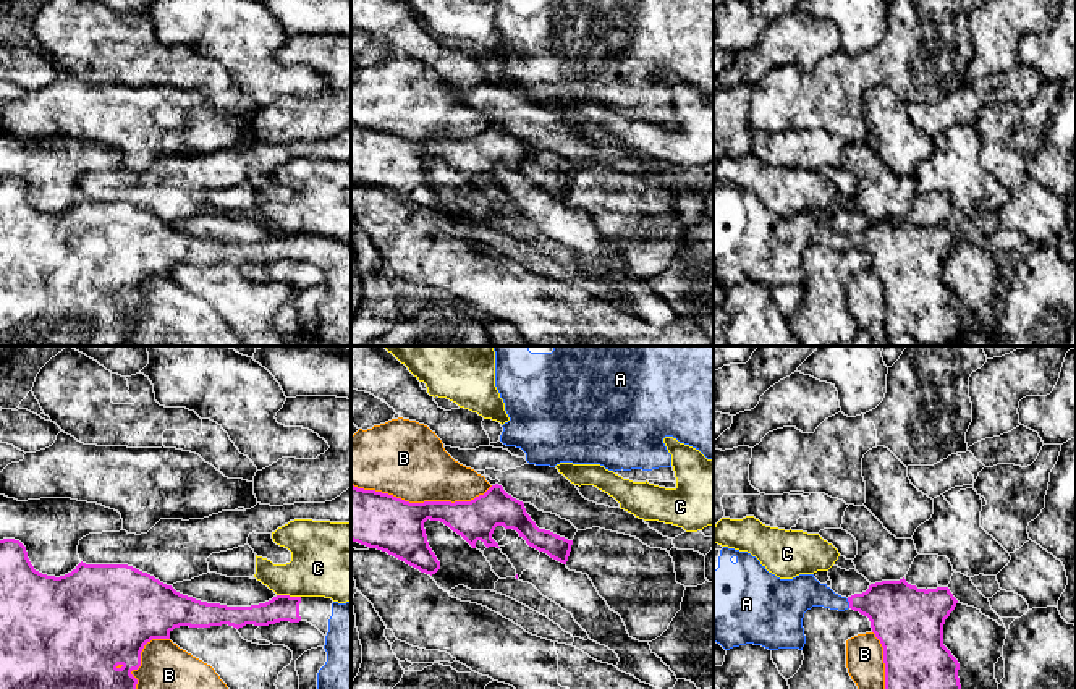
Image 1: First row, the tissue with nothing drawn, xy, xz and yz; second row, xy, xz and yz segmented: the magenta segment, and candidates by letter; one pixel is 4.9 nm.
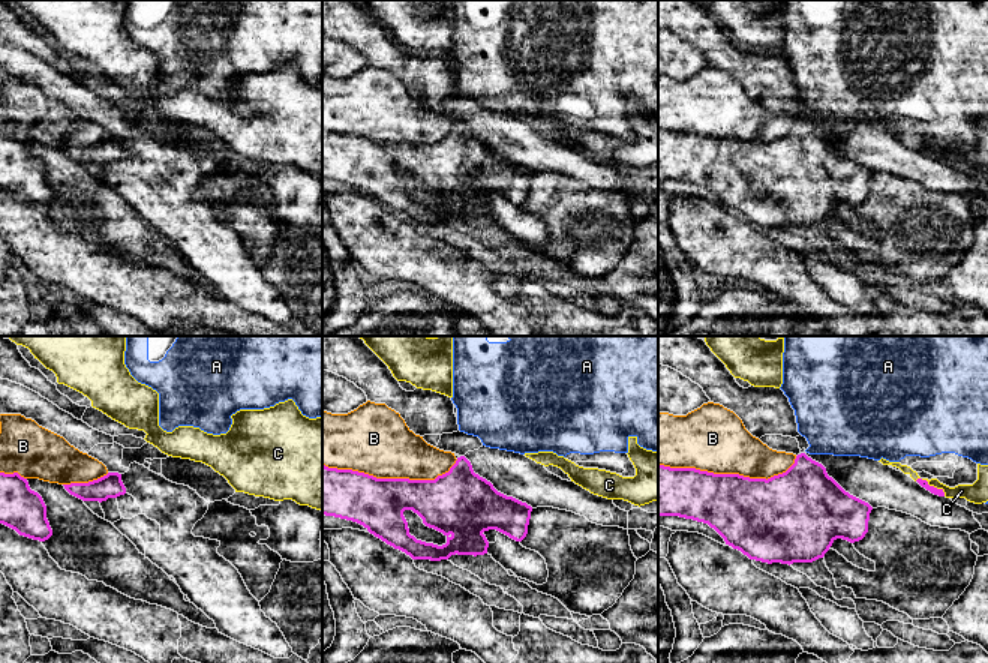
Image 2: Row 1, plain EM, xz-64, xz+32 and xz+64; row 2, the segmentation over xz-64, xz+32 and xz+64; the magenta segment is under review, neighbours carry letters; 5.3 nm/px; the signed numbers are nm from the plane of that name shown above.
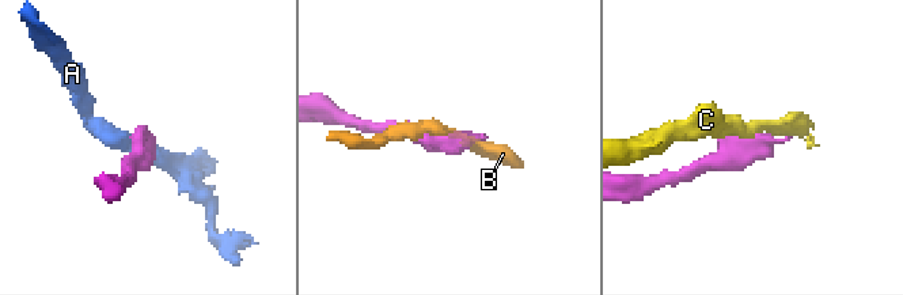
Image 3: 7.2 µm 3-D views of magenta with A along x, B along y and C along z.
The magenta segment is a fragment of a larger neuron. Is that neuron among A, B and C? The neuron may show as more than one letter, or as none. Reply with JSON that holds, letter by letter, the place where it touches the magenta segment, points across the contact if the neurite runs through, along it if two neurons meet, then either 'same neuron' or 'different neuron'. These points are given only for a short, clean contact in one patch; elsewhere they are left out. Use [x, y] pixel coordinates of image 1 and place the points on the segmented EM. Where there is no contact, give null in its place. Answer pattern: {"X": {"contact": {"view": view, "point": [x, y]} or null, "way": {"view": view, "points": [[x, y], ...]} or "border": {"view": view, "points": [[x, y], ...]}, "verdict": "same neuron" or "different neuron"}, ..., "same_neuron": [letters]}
{"A": {"contact": {"view": "yz", "point": [850, 604]}, "verdict": "same neuron"}, "B": {"contact": {"view": "xz", "point": [424, 502]}, "verdict": "different neuron"}, "C": {"contact": {"view": "xy", "point": [288, 596]}, "verdict": "different neuron"}, "same_neuron": ["A"]}

